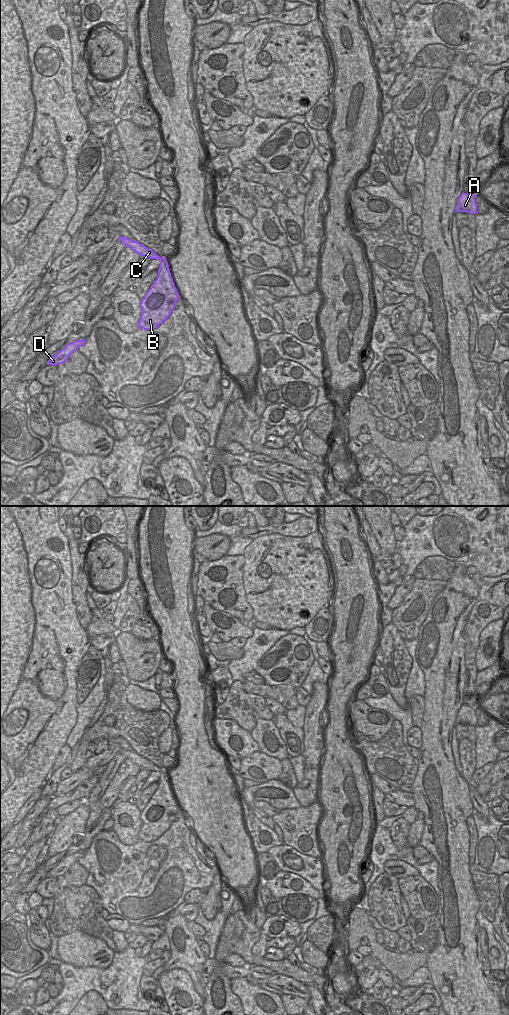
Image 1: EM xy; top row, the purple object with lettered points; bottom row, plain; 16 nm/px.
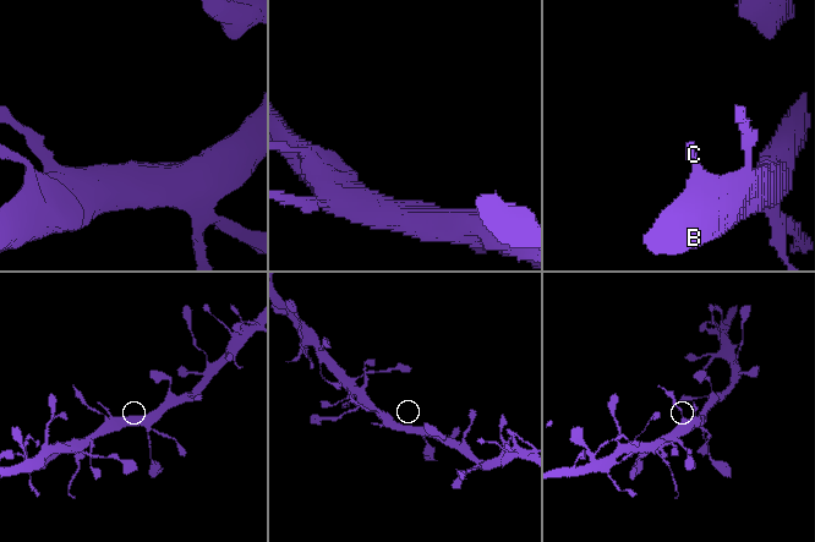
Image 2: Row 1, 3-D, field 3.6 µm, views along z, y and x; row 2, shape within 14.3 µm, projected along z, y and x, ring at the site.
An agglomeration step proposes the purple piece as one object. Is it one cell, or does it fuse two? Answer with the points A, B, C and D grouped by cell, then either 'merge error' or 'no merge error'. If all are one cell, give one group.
A B C D | no merge error

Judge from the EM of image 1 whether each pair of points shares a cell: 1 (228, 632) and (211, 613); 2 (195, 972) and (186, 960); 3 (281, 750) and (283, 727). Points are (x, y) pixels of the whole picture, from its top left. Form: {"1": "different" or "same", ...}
{"1": "same", "2": "same", "3": "different"}

